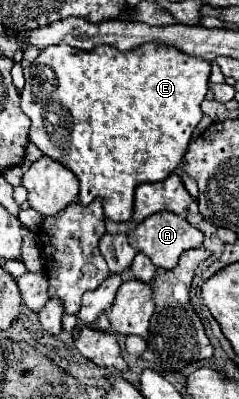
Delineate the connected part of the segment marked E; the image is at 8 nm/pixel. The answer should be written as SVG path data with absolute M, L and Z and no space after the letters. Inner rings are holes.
M145 43L143 47L131 49L131 51L119 51L111 45L97 45L93 51L73 51L69 45L53 45L41 51L41 55L29 65L25 67L25 87L21 91L21 109L23 113L31 119L31 141L43 151L43 155L61 161L65 167L69 167L79 183L81 183L81 191L79 191L79 203L81 205L89 205L93 199L101 199L103 201L103 209L105 215L113 221L129 221L133 217L133 195L135 195L135 187L139 183L145 181L161 181L167 175L171 175L179 163L183 161L185 153L187 153L187 145L191 141L191 135L197 127L197 123L201 121L201 103L207 95L207 83L209 83L209 71L211 65L203 59L185 55L181 51L177 51L175 47L167 47L167 45L159 45L159 43ZM51 69L55 71L55 83L51 89Z

